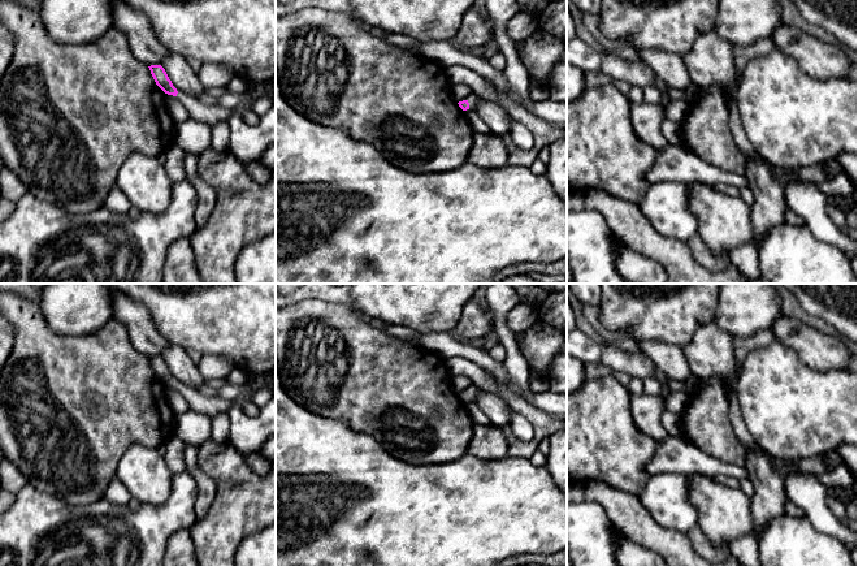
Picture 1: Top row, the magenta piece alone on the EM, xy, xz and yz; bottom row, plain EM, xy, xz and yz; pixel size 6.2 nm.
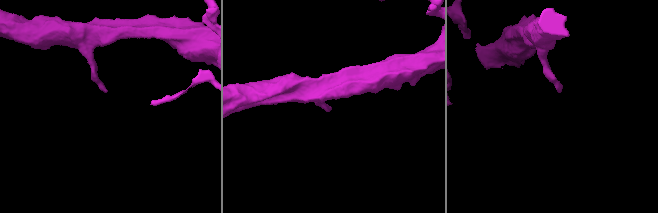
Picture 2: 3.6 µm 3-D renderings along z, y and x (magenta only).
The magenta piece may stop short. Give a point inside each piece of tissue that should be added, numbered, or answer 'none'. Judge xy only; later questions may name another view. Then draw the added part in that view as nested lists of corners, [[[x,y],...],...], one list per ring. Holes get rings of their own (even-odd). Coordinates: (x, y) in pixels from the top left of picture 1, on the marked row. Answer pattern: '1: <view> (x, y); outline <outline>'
1: xy (202, 112); outline [[[177,94],[178,100],[186,108],[190,118],[209,125],[211,128],[217,122],[228,122],[230,118],[230,109],[222,108],[217,104],[207,104],[198,98]]]

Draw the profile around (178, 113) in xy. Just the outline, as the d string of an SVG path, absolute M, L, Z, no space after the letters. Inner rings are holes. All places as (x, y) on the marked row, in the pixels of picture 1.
M165 94L165 104L174 122L183 122L190 118L186 108L177 96Z

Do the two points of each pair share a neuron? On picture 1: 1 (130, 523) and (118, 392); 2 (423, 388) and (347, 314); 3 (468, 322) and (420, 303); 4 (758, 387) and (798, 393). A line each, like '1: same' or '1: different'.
1: different
2: same
3: different
4: same

